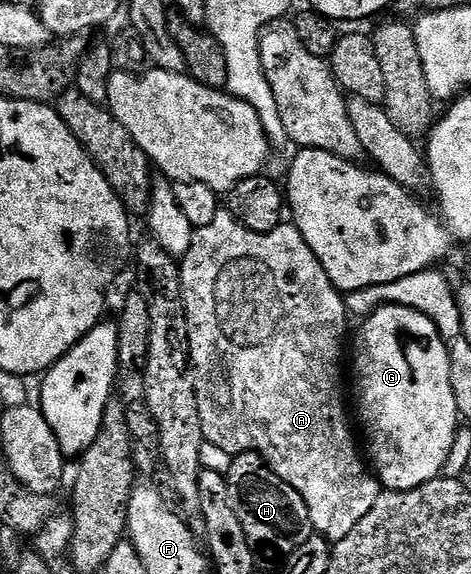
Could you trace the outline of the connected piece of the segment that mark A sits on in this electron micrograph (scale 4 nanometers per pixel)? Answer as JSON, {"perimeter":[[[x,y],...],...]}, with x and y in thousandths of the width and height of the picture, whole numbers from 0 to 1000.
{"perimeter":[[[482,364],[467,366],[446,385],[446,392],[429,392],[408,404],[403,434],[380,453],[382,488],[386,490],[386,524],[399,547],[399,622],[408,641],[408,662],[416,672],[420,699],[420,726],[429,733],[429,754],[444,774],[450,772],[484,796],[516,793],[522,786],[541,786],[567,803],[569,815],[607,845],[616,845],[650,873],[650,887],[658,894],[662,923],[686,932],[699,943],[735,936],[786,887],[794,887],[794,873],[811,861],[805,833],[786,819],[783,808],[764,801],[764,786],[756,780],[756,765],[747,760],[747,737],[739,732],[739,716],[730,711],[730,589],[739,584],[743,551],[730,530],[730,514],[713,505],[701,490],[692,469],[667,448],[658,427],[641,413],[641,406],[618,387],[597,387],[592,395],[565,406],[535,402],[514,392],[507,382]]]}

